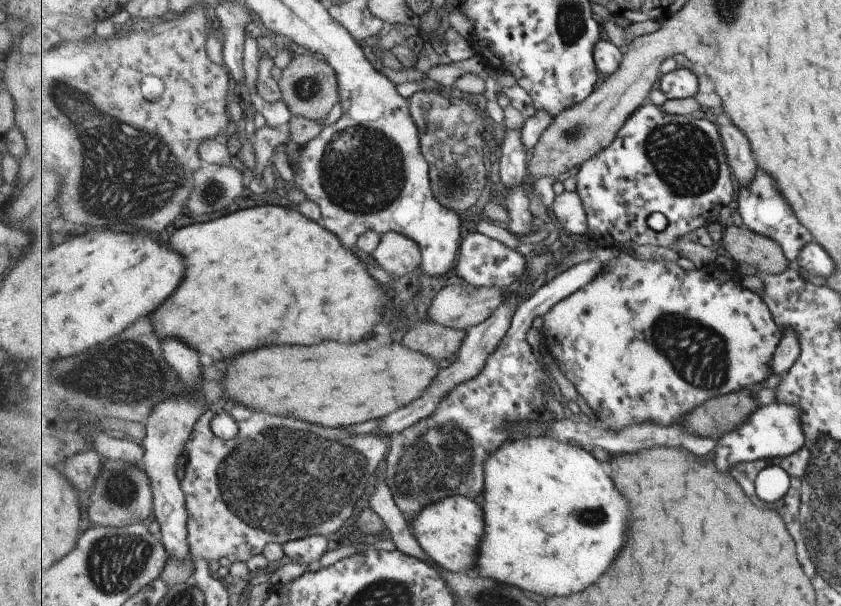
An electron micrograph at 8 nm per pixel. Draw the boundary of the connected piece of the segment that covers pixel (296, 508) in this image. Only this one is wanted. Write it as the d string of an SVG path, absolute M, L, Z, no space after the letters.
M238 406L232 412L239 422L240 434L224 440L216 436L213 429L216 413L210 408L198 421L187 444L188 458L184 462L186 476L183 487L187 494L189 539L195 559L228 558L231 562L248 562L250 558L264 554L271 544L285 545L294 539L318 534L331 537L356 514L358 502L380 472L380 462L390 458L393 450L393 446L386 442L386 435L352 436L342 428L322 428L296 418L254 412L244 406Z

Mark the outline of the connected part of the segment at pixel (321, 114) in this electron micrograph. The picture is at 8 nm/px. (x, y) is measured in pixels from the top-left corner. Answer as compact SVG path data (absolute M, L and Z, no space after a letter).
M313 54L294 55L281 78L282 96L293 116L322 121L341 100L338 74L327 60Z

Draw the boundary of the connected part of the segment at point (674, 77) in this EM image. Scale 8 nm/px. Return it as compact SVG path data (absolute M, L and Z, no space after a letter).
M679 66L662 77L660 86L668 100L694 98L700 92L700 78L690 68Z

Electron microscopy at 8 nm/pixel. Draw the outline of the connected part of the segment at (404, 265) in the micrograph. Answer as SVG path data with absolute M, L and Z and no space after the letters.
M390 232L383 236L380 247L373 253L376 263L388 273L399 278L421 269L422 248L400 232Z

